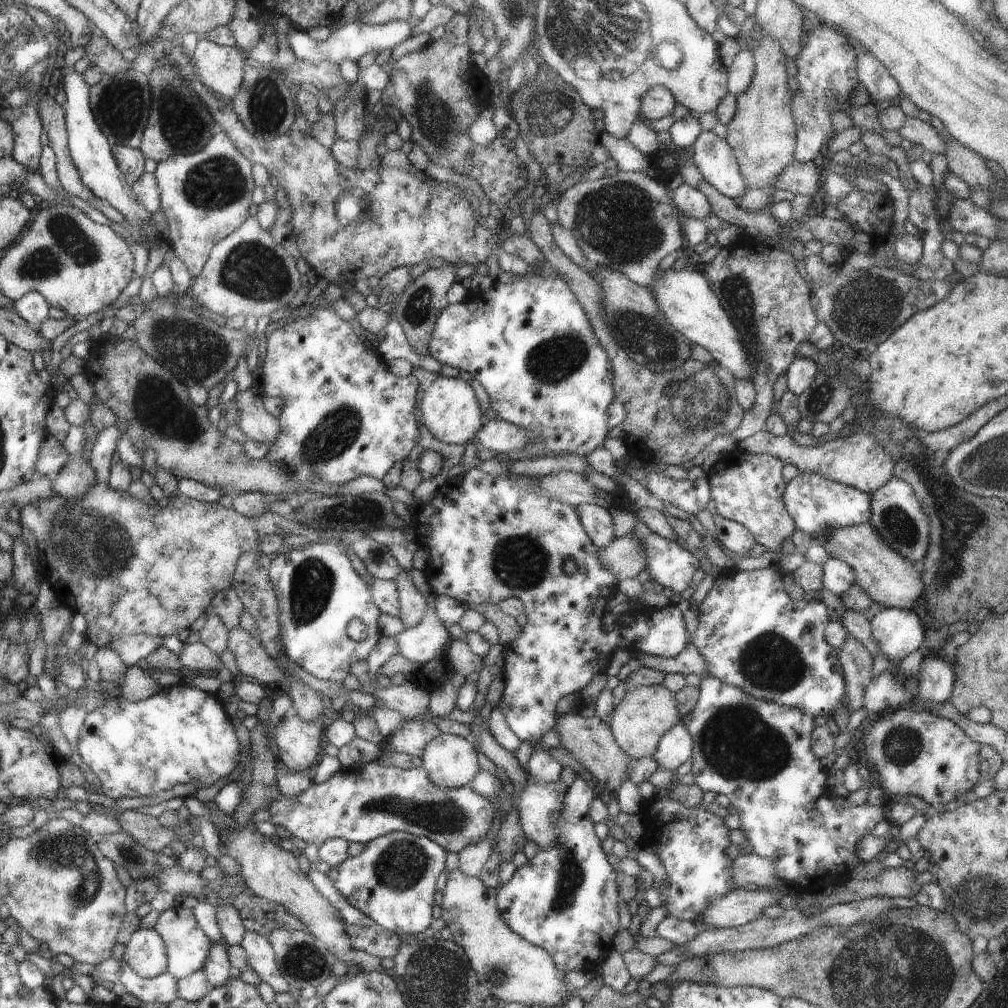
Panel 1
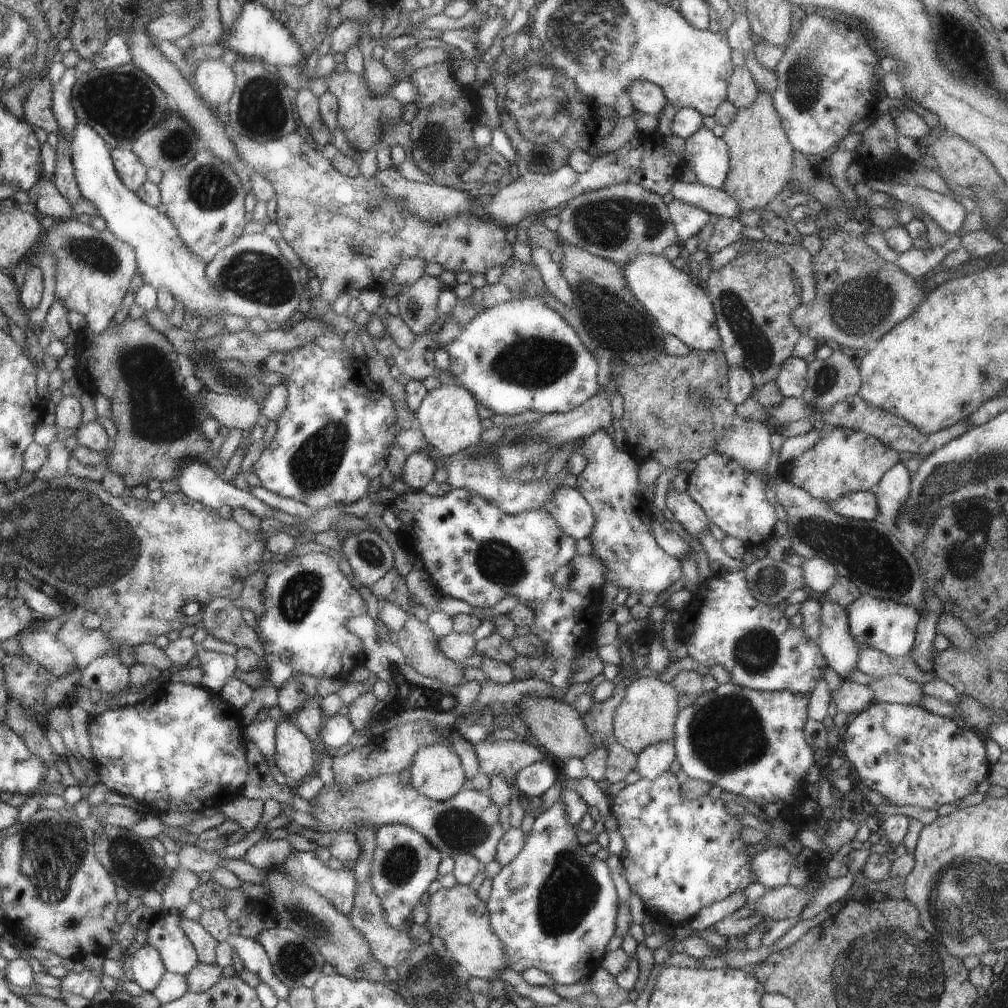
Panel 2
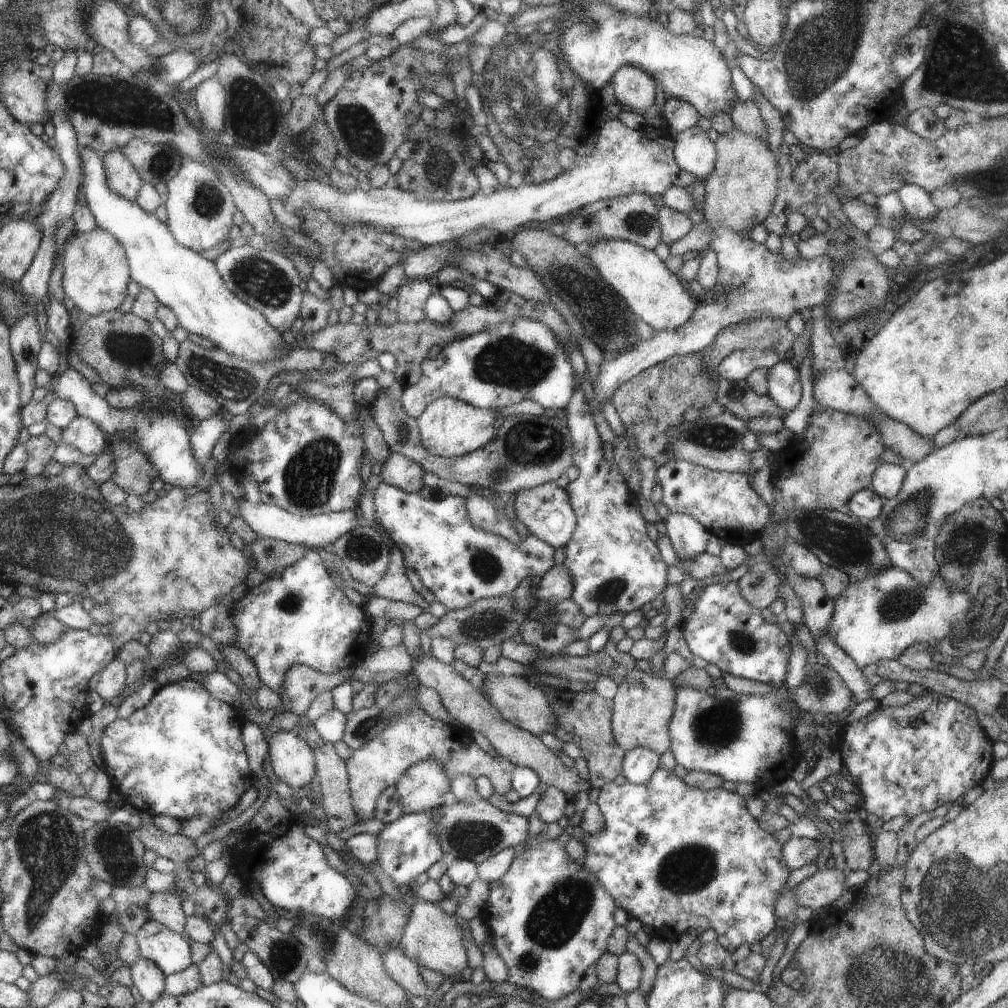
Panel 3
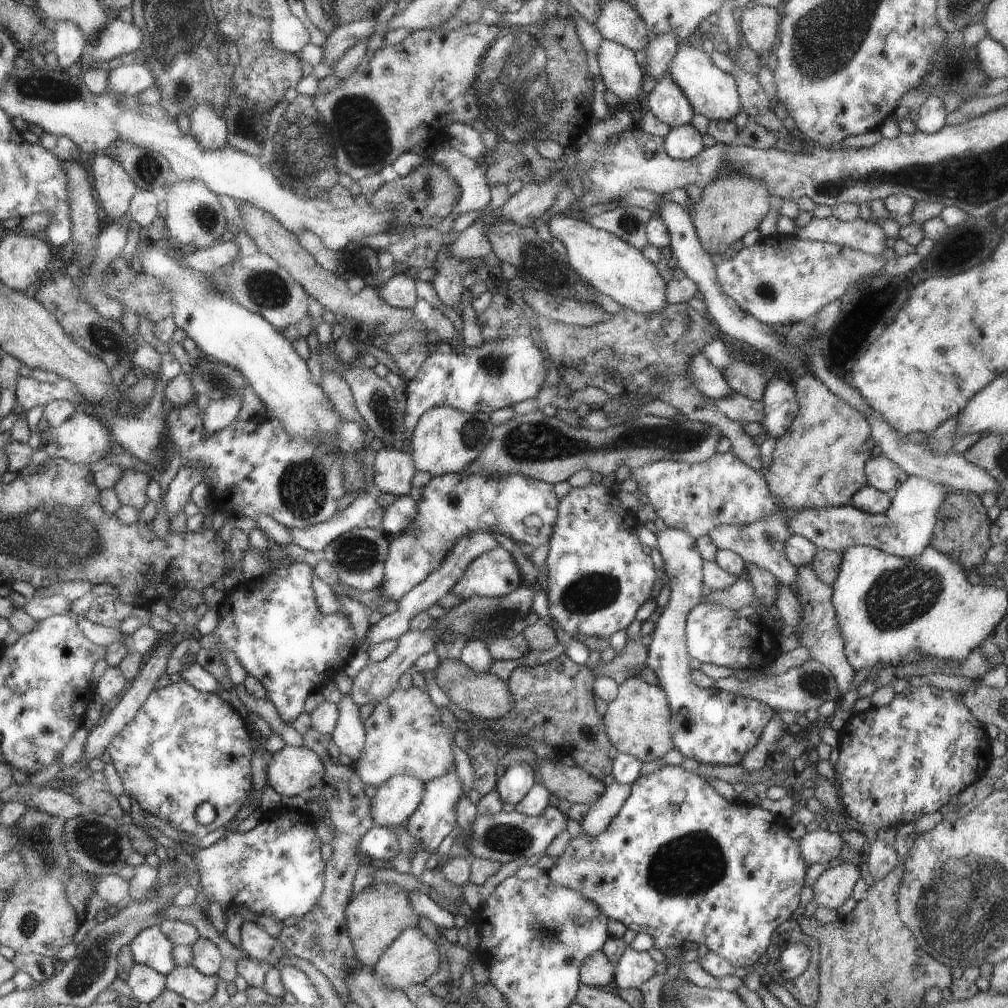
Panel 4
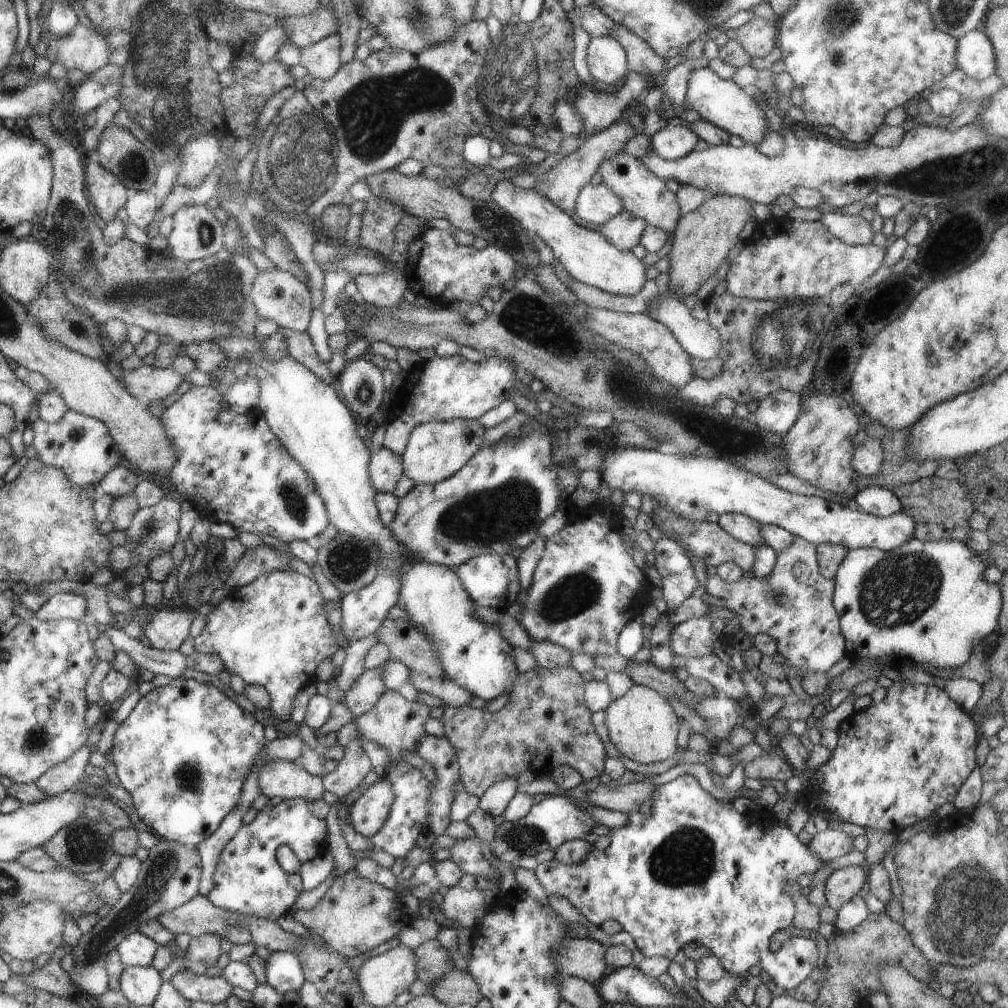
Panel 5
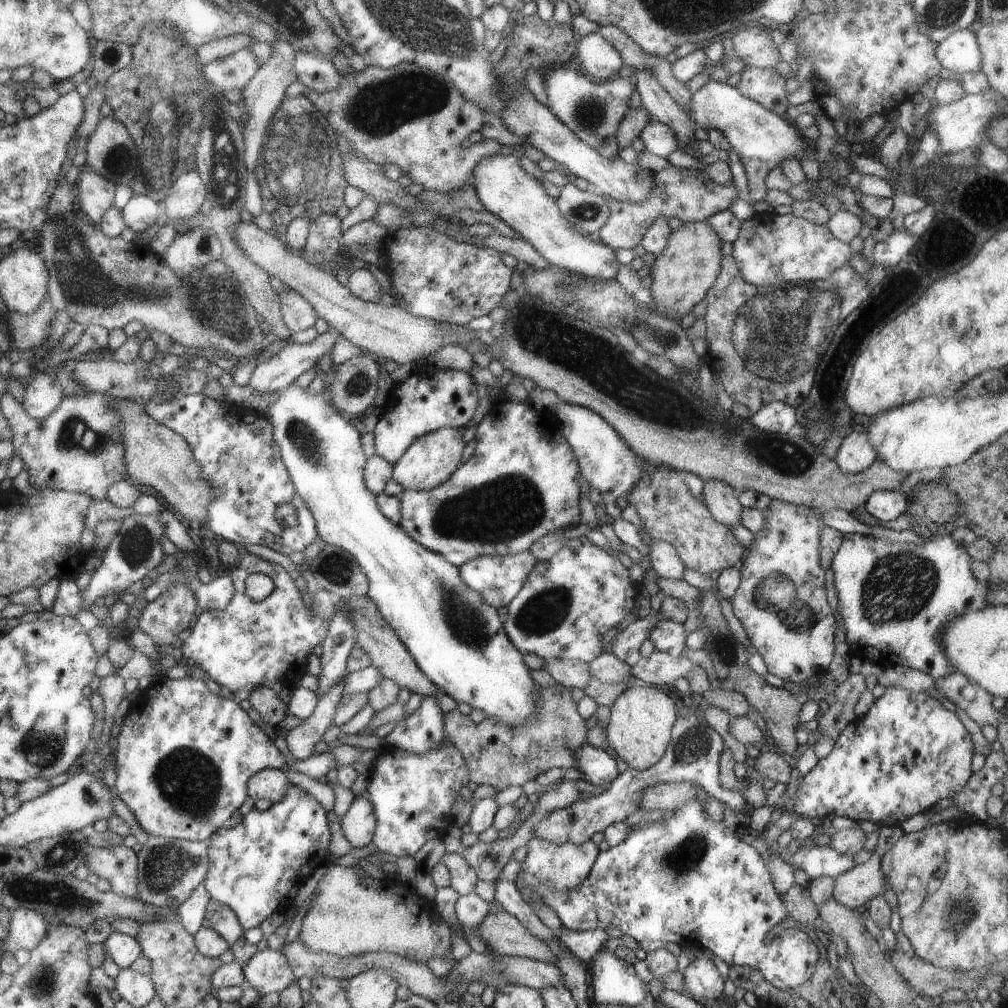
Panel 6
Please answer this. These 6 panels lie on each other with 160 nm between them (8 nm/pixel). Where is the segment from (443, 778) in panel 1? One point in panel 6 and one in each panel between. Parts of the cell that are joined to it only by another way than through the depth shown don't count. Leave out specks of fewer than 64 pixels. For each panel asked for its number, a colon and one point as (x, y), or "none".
2: (436, 771)
3: (421, 788)
4: (396, 800)
5: (367, 815)
6: (358, 824)

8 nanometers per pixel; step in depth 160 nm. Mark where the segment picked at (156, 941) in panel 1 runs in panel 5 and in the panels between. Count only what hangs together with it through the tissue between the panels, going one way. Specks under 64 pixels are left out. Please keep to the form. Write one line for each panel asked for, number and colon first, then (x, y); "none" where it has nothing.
2: (146, 968)
3: (151, 982)
4: (146, 984)
5: (141, 985)

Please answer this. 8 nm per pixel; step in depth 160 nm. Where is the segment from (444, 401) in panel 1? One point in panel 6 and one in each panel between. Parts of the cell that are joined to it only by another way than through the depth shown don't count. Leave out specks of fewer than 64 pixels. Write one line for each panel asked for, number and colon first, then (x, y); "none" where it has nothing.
2: (448, 416)
3: (448, 427)
4: (445, 441)
5: (436, 450)
6: (430, 461)

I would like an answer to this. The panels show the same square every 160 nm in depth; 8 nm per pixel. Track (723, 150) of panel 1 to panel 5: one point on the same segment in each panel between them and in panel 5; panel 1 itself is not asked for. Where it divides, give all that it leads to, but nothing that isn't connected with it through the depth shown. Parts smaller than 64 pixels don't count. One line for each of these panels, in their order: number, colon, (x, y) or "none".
2: (707, 156)
3: (693, 151)
4: (685, 142)
5: (676, 140)

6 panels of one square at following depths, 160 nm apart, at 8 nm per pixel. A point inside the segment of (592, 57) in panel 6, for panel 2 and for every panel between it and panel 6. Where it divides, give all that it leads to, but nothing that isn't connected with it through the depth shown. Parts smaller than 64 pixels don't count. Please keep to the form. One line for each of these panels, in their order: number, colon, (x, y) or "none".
2: (645, 96)
3: (634, 88)
4: (620, 69)
5: (607, 60)

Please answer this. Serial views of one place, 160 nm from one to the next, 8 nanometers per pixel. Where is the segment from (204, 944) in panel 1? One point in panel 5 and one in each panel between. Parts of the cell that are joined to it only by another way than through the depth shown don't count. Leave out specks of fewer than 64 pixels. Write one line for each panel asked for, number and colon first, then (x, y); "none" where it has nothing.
2: (165, 934)
3: (170, 950)
4: (151, 947)
5: (136, 949)

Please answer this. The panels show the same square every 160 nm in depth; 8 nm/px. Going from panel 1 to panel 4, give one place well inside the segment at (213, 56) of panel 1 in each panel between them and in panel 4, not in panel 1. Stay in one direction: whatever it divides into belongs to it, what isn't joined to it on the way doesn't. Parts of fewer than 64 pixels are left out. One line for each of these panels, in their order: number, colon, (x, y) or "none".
2: (216, 81)
3: (210, 101)
4: (209, 129)

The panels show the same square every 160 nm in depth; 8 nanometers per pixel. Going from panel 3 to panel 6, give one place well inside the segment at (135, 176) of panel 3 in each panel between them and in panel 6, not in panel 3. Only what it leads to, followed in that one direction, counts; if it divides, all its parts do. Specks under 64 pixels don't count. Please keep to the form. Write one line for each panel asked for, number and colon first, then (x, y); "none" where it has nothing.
4: (114, 186)
5: (107, 193)
6: (96, 194)

